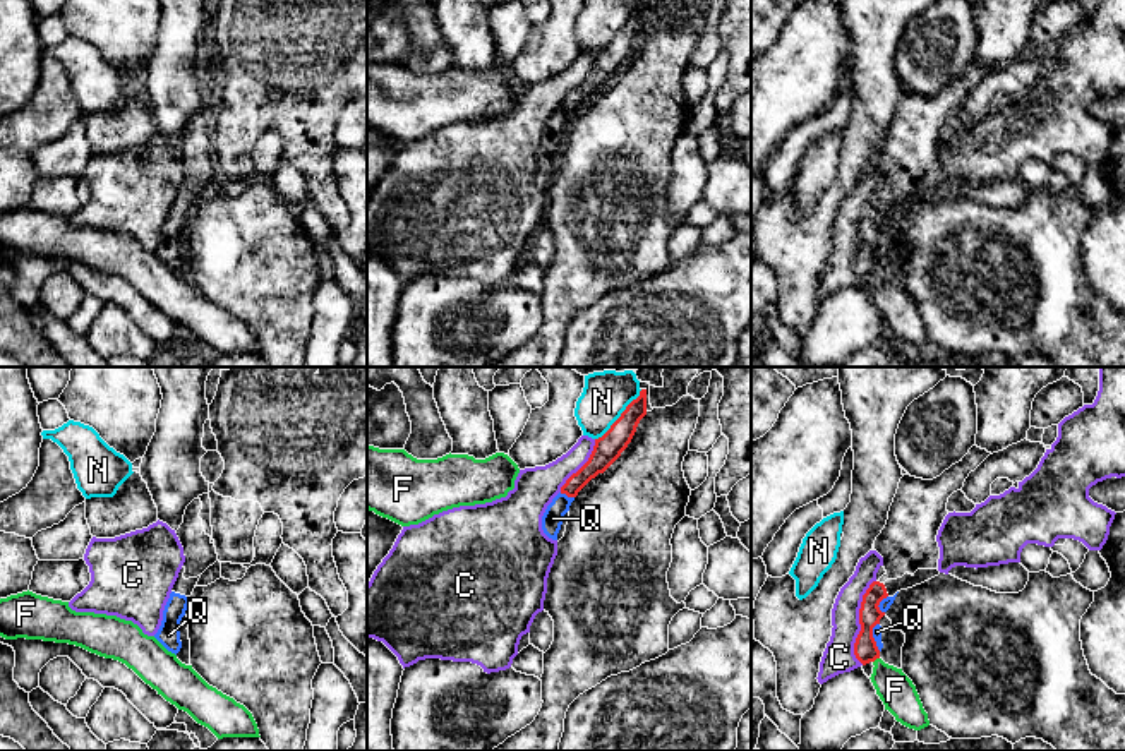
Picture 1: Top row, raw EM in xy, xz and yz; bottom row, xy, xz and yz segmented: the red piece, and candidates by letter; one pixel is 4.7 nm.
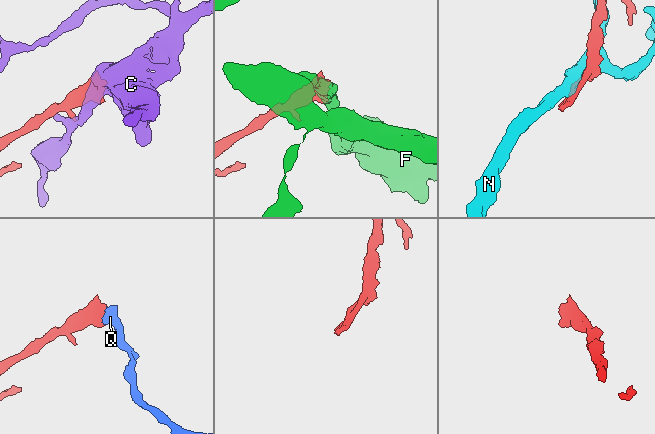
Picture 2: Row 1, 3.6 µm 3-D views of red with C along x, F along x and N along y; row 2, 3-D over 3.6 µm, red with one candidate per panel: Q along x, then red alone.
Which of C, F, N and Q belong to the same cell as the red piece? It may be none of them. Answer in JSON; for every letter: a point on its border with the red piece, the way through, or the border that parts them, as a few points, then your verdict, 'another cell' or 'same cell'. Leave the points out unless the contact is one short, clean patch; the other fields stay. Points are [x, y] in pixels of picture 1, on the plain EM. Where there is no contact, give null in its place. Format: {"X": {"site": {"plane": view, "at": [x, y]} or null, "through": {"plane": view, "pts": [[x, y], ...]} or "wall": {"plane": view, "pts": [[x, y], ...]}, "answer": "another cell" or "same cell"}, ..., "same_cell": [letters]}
{"C": {"site": {"plane": "yz", "at": [860, 239]}, "answer": "another cell"}, "F": {"site": {"plane": "yz", "at": [875, 275]}, "wall": {"plane": "yz", "pts": [[878, 273], [873, 278]]}, "answer": "another cell"}, "N": {"site": {"plane": "xz", "at": [621, 31]}, "answer": "another cell"}, "Q": {"site": {"plane": "yz", "at": [872, 252]}, "through": {"plane": "yz", "pts": [[865, 264], [872, 252], [877, 247]]}, "answer": "same cell"}, "same_cell": ["Q"]}

